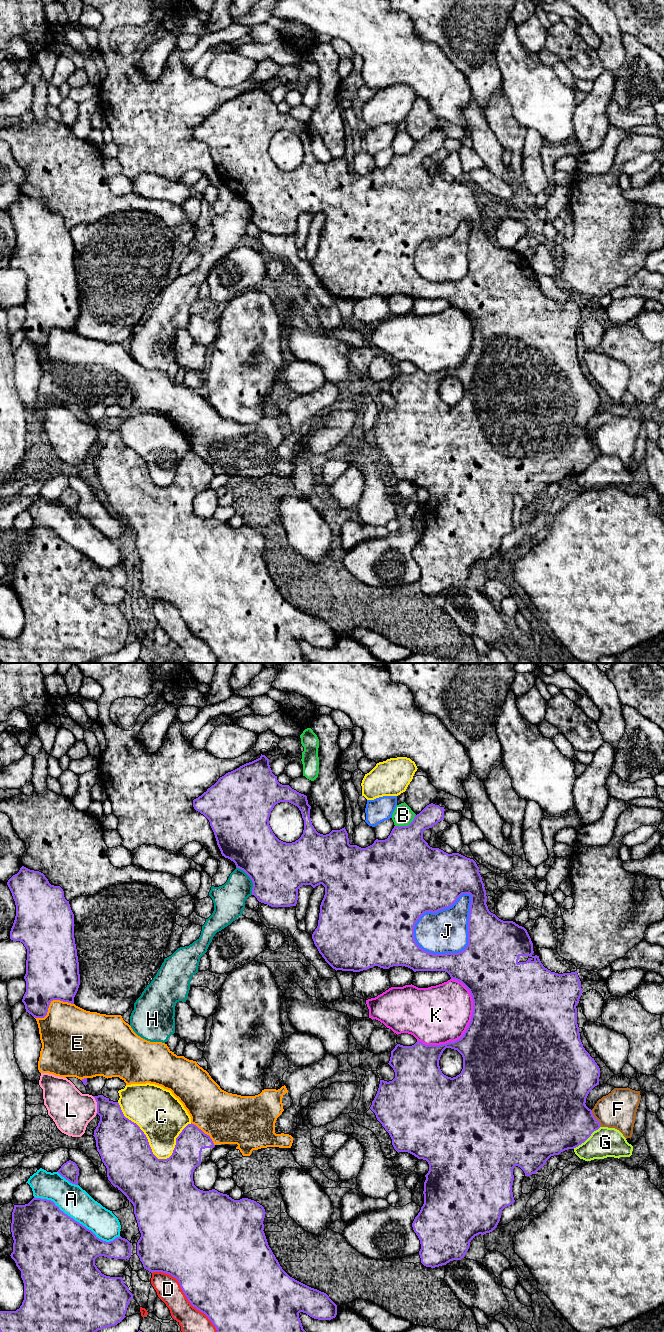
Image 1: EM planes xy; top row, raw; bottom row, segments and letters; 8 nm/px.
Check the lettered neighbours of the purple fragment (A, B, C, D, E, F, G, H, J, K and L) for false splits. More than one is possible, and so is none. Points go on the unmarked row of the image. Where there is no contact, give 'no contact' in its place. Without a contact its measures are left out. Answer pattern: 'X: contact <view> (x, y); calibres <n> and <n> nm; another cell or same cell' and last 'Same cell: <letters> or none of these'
A: contact xy (76, 549); calibres 500 and 240 nm; another cell
B: contact xy (406, 154); calibres 420 and 160 nm; another cell
C: contact xy (152, 480); calibres 420 and 320 nm; another cell
D: contact xy (185, 623); calibres 500 and 220 nm; another cell
E: contact xy (50, 330); calibres 440 and 400 nm; another cell
F: contact xy (594, 446); calibres 440 and 300 nm; another cell
G: contact xy (586, 467); calibres 460 and 240 nm; another cell
H: contact xy (250, 206); calibres 460 and 260 nm; another cell
J: contact xy (429, 239); calibres 500 and 360 nm; another cell
K: contact xy (465, 359); calibres 500 and 460 nm; another cell
L: contact xy (97, 433); calibres 280 and 320 nm; another cell
Same cell: none of these

